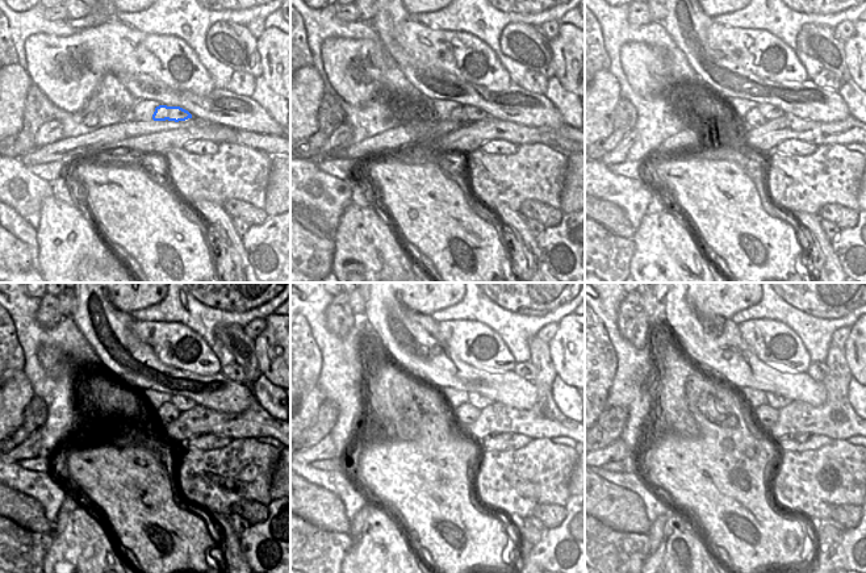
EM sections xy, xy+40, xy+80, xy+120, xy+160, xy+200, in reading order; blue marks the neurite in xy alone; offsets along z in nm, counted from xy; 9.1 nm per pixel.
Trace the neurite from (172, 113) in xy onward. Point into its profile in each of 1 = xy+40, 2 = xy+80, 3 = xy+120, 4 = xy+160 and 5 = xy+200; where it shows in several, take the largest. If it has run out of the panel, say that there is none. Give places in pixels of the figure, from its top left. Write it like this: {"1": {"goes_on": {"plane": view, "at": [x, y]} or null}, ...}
{"1": {"goes_on": {"plane": "xy+40", "at": [473, 113]}}, "2": {"goes_on": {"plane": "xy+80", "at": [768, 111]}}, "3": {"goes_on": {"plane": "xy+120", "at": [180, 402]}}, "4": {"goes_on": {"plane": "xy+160", "at": [475, 398]}}, "5": {"goes_on": {"plane": "xy+200", "at": [777, 401]}}}

